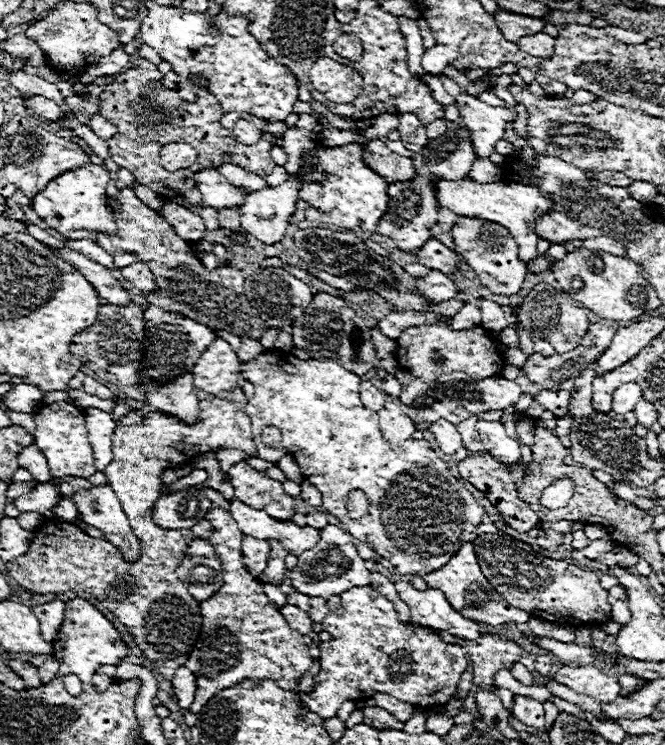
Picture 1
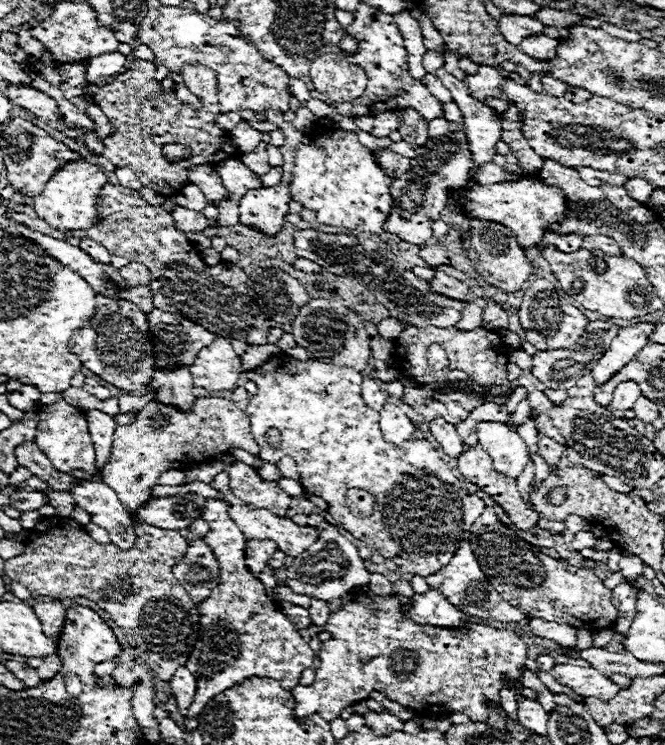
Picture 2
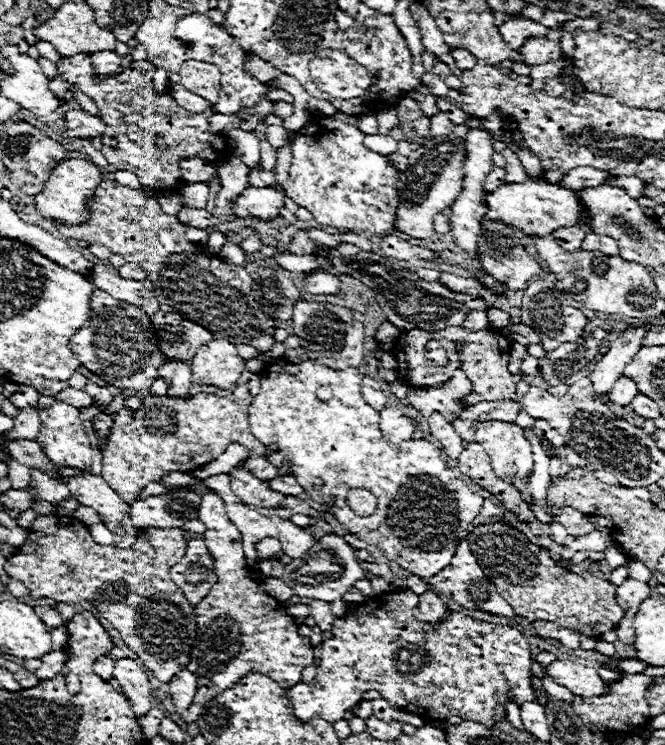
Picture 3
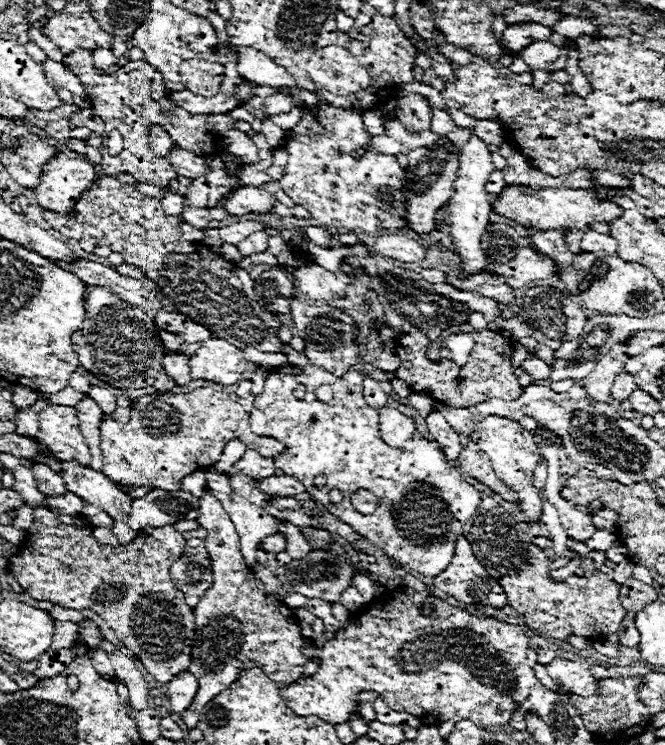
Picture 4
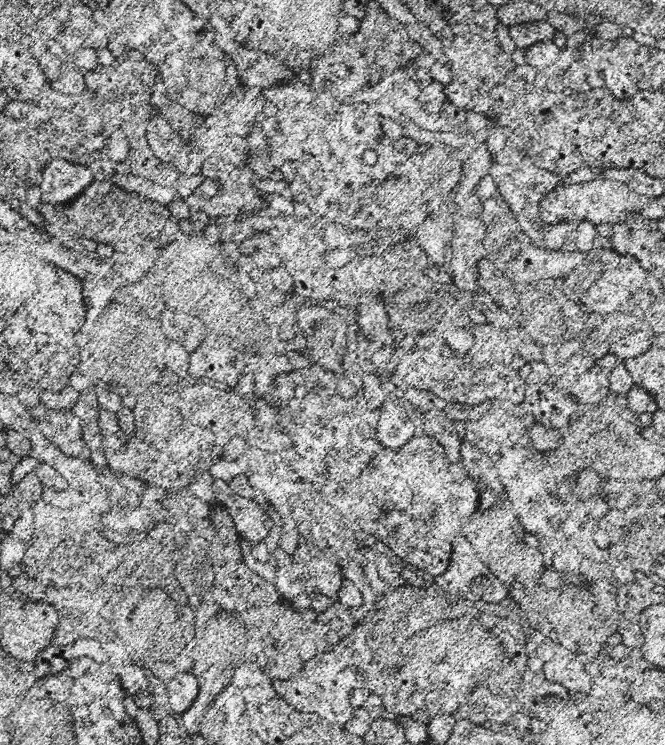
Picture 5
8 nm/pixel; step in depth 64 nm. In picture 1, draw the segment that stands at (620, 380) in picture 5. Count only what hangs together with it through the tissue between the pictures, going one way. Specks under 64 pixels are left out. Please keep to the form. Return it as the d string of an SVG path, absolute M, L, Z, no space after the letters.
M628 382L628 384L622 384L616 392L614 392L614 402L612 402L612 410L616 414L626 414L626 412L632 412L636 402L642 398L642 390L638 384L634 382Z

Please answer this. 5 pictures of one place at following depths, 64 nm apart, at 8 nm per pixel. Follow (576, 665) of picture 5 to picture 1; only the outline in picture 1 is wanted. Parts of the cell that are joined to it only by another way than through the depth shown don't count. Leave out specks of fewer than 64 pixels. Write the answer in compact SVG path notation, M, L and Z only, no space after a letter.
M586 664L586 666L562 666L556 676L560 684L572 688L578 694L586 694L596 698L598 702L612 702L620 696L620 682L616 676L604 674L598 668Z

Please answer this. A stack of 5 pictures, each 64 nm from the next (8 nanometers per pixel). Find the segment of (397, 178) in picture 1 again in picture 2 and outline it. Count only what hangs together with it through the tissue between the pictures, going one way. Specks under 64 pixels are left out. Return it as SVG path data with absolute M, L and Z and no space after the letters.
M372 150L372 154L376 156L376 162L380 166L384 166L388 176L392 176L392 178L400 178L402 174L410 172L410 164L408 164L410 158L404 158L396 152L390 152L390 150Z

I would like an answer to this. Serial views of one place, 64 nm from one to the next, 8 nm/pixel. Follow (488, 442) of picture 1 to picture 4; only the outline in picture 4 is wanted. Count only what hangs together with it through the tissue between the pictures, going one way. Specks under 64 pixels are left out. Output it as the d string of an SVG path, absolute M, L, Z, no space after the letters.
M488 416L488 418L484 418L482 422L476 424L474 432L470 434L470 440L476 442L490 456L496 476L504 484L508 484L508 488L512 488L518 494L520 508L522 508L520 510L522 520L524 522L538 520L542 516L542 504L540 504L538 492L532 486L532 470L538 464L540 452L538 452L538 446L534 442L534 436L514 420L506 420L506 418L500 418L500 416Z

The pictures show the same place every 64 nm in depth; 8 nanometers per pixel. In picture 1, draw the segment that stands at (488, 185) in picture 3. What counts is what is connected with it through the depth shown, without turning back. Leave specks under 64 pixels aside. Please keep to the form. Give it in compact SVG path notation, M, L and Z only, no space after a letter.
M478 158L470 168L470 178L478 184L490 184L490 182L500 182L502 172L488 158Z

